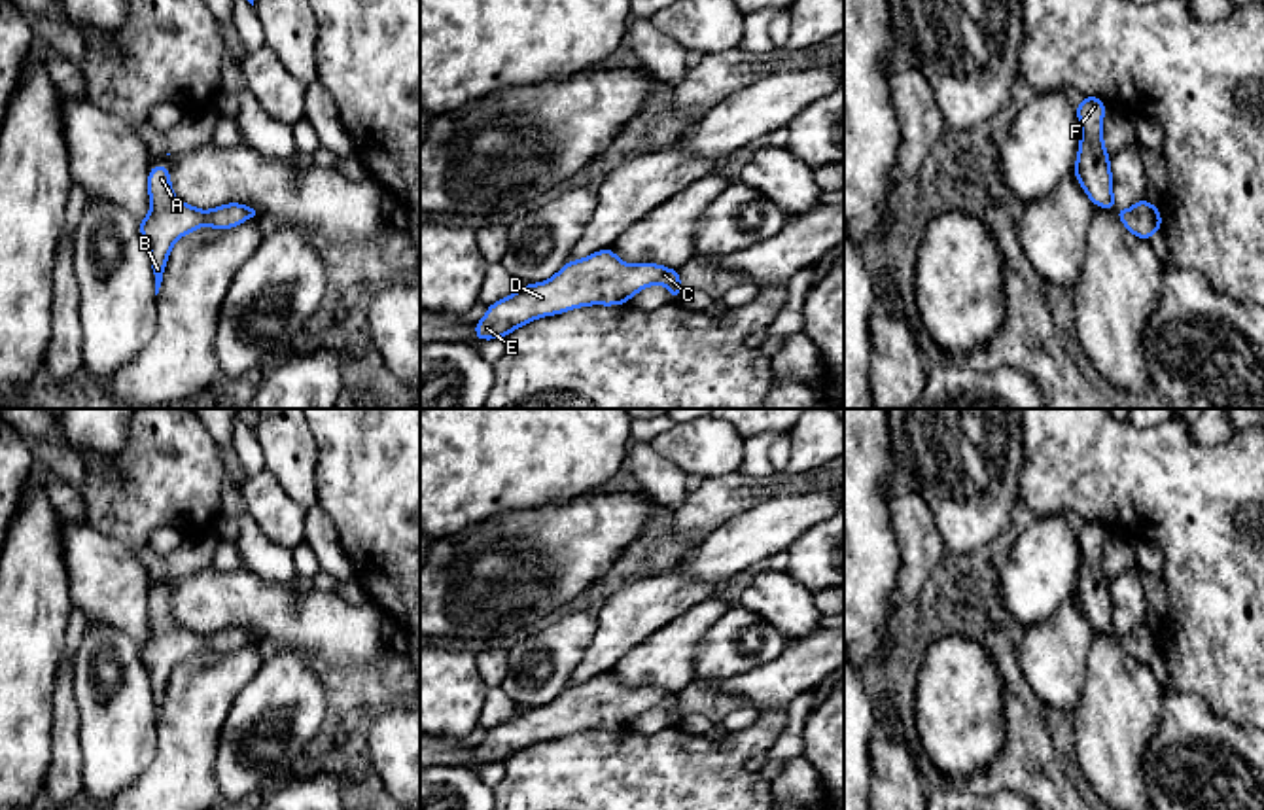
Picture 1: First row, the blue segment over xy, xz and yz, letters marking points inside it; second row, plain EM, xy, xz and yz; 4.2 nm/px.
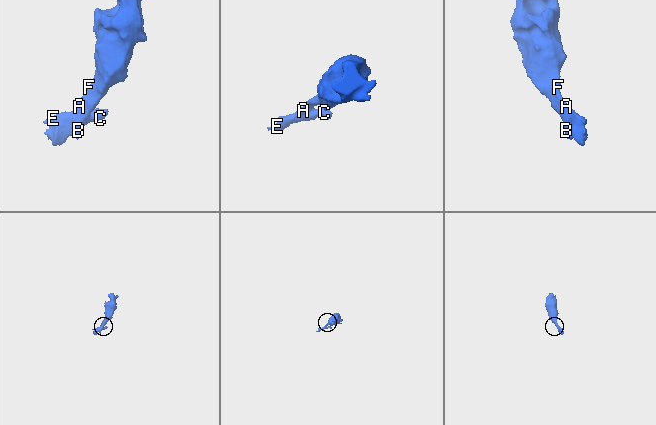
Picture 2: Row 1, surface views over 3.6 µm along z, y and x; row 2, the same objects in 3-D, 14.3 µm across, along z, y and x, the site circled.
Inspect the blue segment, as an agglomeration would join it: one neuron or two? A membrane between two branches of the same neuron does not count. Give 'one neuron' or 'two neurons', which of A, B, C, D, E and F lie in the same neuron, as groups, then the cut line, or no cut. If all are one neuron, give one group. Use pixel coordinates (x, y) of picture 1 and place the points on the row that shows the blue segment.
one neuron; A B C D E F; no cut

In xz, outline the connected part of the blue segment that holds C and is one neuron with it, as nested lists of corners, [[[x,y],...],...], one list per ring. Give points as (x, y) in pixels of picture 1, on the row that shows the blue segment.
[[[611,248],[579,261],[568,261],[551,280],[518,288],[490,305],[475,324],[475,337],[505,339],[513,329],[541,316],[587,305],[623,305],[640,290],[660,284],[677,301],[683,293],[679,271],[657,263],[624,265]]]

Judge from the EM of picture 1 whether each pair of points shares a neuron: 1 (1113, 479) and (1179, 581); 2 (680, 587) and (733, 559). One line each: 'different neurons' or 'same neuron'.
1: same neuron
2: different neurons

